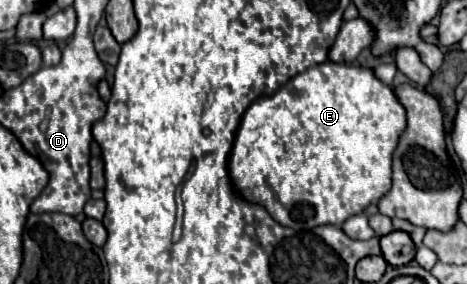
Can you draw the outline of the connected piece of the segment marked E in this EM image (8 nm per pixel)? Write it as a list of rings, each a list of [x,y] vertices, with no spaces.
[[[328,60],[324,64],[316,64],[312,68],[306,68],[300,74],[296,74],[276,94],[260,98],[260,100],[254,100],[250,104],[250,108],[242,116],[240,128],[238,128],[236,138],[234,138],[234,146],[232,146],[232,154],[230,154],[230,162],[228,162],[230,178],[232,178],[234,188],[246,200],[264,206],[268,210],[268,214],[280,226],[294,228],[294,230],[312,230],[312,228],[322,226],[322,224],[342,226],[350,216],[364,212],[366,206],[370,206],[372,202],[378,202],[380,196],[384,196],[384,192],[388,192],[388,188],[392,188],[392,154],[396,150],[396,144],[398,144],[404,128],[406,128],[404,106],[400,104],[400,100],[394,94],[394,90],[374,76],[372,68],[362,68],[362,66],[352,66],[352,64],[338,64],[338,62],[330,62]]]

